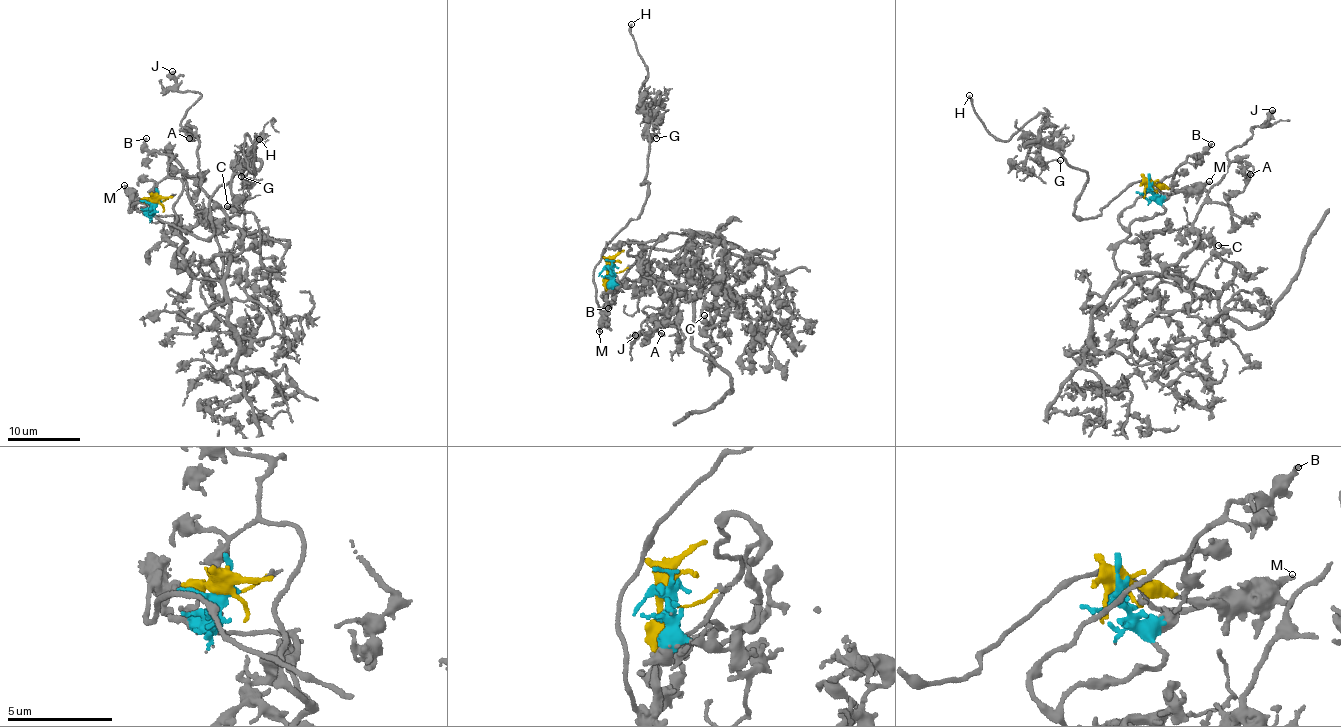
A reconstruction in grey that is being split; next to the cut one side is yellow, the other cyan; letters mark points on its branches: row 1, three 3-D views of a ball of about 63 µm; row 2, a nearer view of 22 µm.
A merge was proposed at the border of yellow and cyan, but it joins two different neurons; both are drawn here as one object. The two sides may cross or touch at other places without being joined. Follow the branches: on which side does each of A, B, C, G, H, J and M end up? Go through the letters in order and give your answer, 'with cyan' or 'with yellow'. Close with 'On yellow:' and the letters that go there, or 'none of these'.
A: with cyan
B: with cyan
C: with cyan
G: with yellow
H: with yellow
J: with cyan
M: with yellow
On yellow: G, H, M

